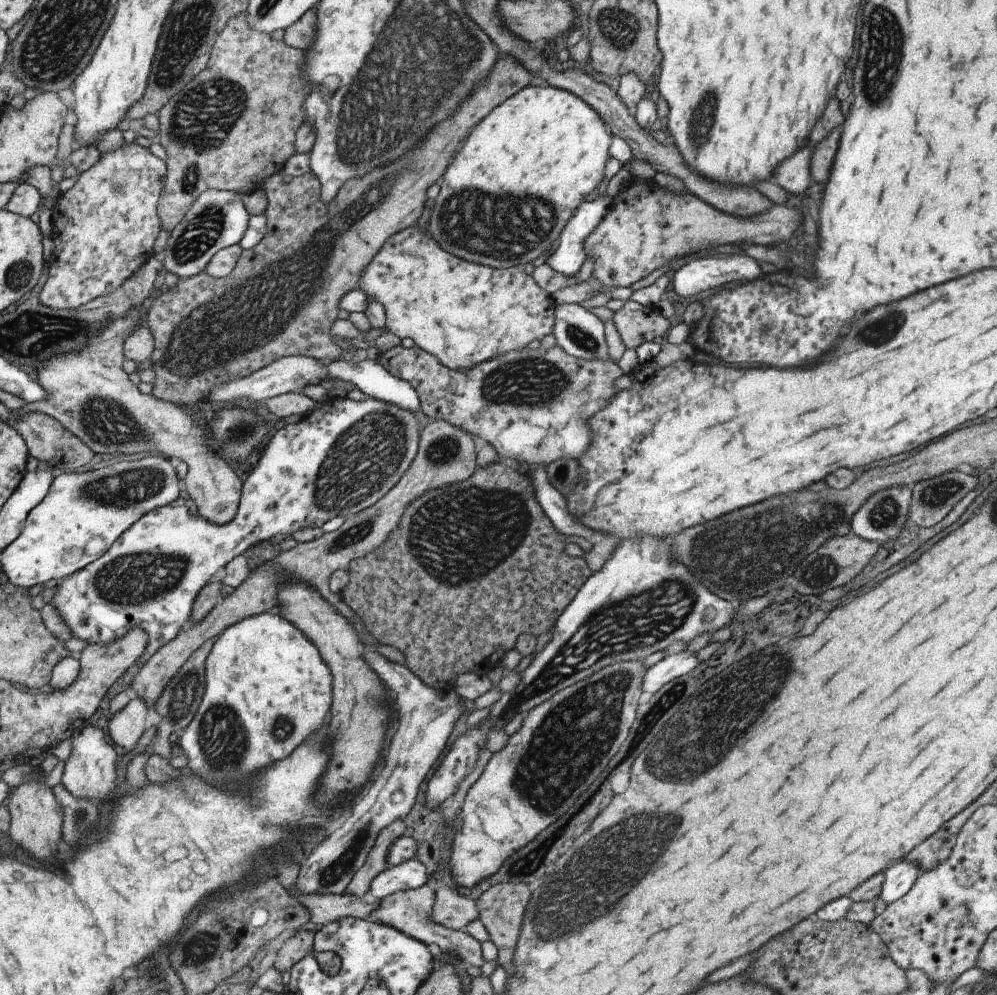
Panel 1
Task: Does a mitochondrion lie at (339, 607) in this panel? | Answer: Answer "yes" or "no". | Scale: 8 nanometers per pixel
no

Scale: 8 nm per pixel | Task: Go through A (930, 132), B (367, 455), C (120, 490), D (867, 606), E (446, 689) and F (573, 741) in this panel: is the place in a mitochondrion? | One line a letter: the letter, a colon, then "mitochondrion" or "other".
A: other
B: mitochondrion
C: mitochondrion
D: other
E: other
F: mitochondrion

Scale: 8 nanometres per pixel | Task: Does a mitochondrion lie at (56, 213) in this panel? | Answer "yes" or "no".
no

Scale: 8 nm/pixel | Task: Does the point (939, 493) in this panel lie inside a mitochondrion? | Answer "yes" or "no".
yes

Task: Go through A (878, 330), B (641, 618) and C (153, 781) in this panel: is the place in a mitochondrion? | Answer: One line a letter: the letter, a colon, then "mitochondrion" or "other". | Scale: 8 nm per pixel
A: mitochondrion
B: mitochondrion
C: other

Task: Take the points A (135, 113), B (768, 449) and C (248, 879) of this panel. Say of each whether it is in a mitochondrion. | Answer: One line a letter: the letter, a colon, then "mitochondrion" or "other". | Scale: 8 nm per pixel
A: other
B: other
C: other

